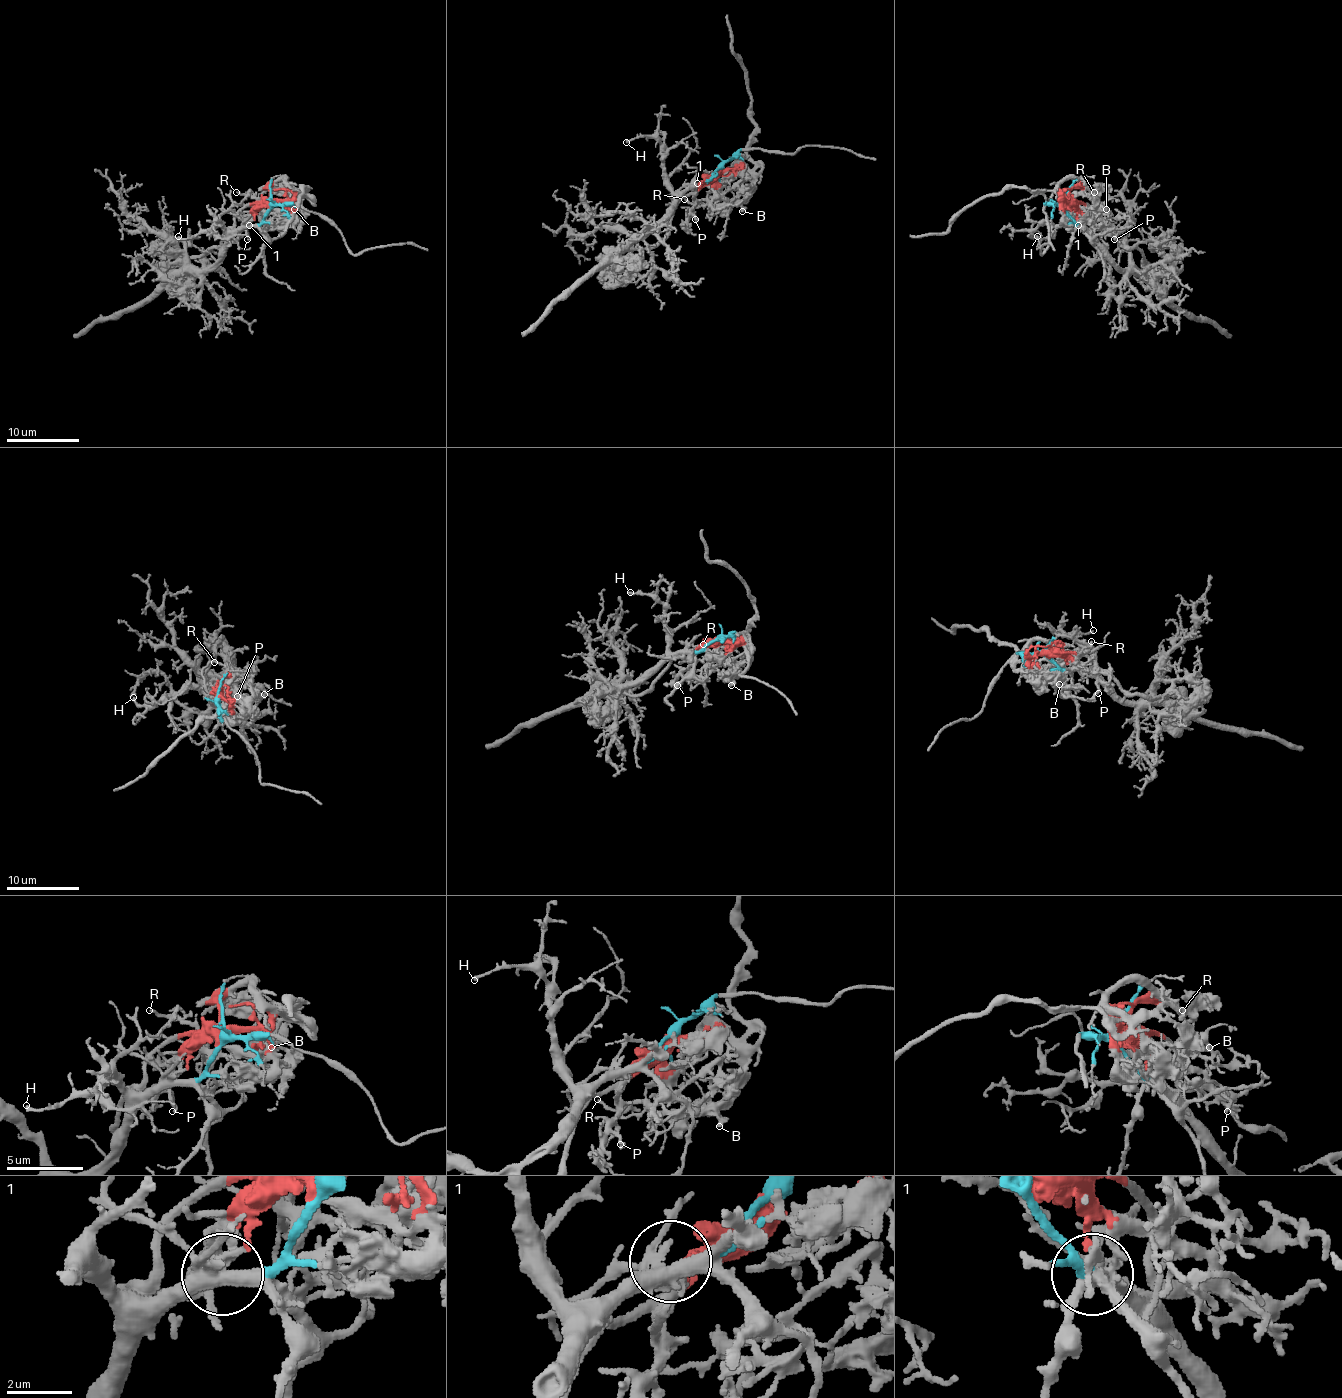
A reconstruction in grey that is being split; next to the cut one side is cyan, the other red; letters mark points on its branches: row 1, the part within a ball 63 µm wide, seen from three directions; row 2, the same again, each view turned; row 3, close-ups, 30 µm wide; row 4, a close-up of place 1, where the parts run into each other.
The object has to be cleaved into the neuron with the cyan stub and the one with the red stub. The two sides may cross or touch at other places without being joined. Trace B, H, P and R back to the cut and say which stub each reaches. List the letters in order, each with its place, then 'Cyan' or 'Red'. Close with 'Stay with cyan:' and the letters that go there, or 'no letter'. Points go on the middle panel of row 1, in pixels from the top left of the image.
B: Place: (742, 211). Red
H: Place: (626, 142). Cyan
P: Place: (695, 219). Red
R: Place: (684, 199). Red
Stay with cyan: H

